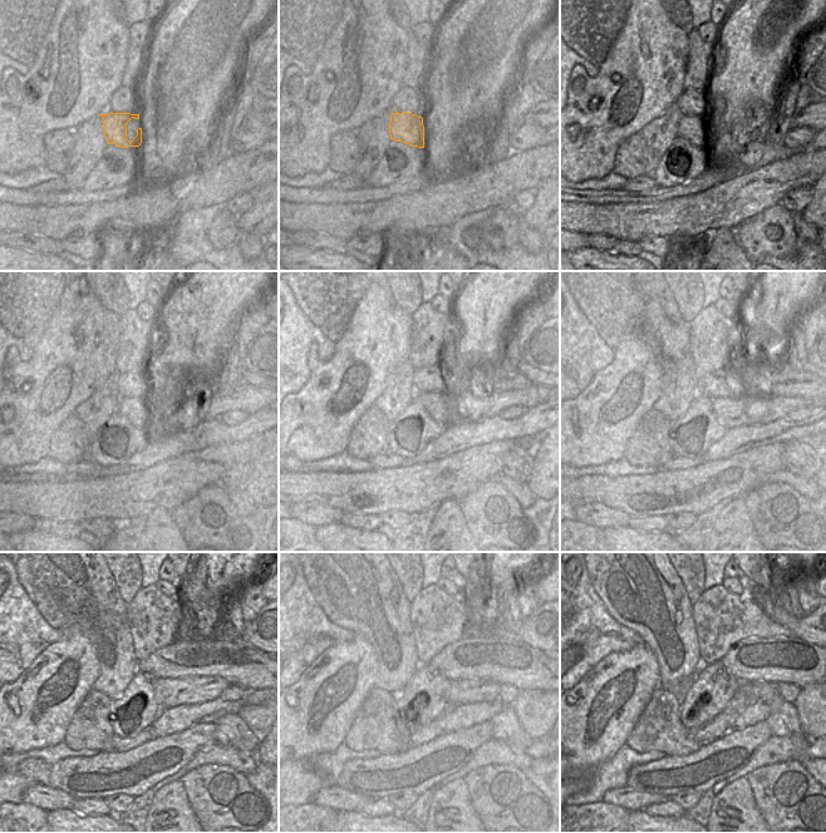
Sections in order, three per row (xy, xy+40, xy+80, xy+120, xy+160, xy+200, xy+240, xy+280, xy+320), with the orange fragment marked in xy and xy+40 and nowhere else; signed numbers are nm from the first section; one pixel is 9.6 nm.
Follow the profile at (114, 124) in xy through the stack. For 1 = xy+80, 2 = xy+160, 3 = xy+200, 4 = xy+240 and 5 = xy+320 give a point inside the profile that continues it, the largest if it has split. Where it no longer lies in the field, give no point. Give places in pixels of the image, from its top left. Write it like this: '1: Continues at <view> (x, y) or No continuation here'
1: Continues at xy+80 (696, 129)
2: Continues at xy+160 (470, 408)
3: Continues at xy+200 (751, 409)
4: Continues at xy+240 (188, 690)
5: Continues at xy+320 (763, 690).

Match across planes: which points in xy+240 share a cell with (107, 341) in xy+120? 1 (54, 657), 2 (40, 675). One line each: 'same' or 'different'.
1: same
2: same

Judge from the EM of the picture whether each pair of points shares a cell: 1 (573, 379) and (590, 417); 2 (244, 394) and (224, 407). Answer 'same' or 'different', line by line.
1: different
2: same

